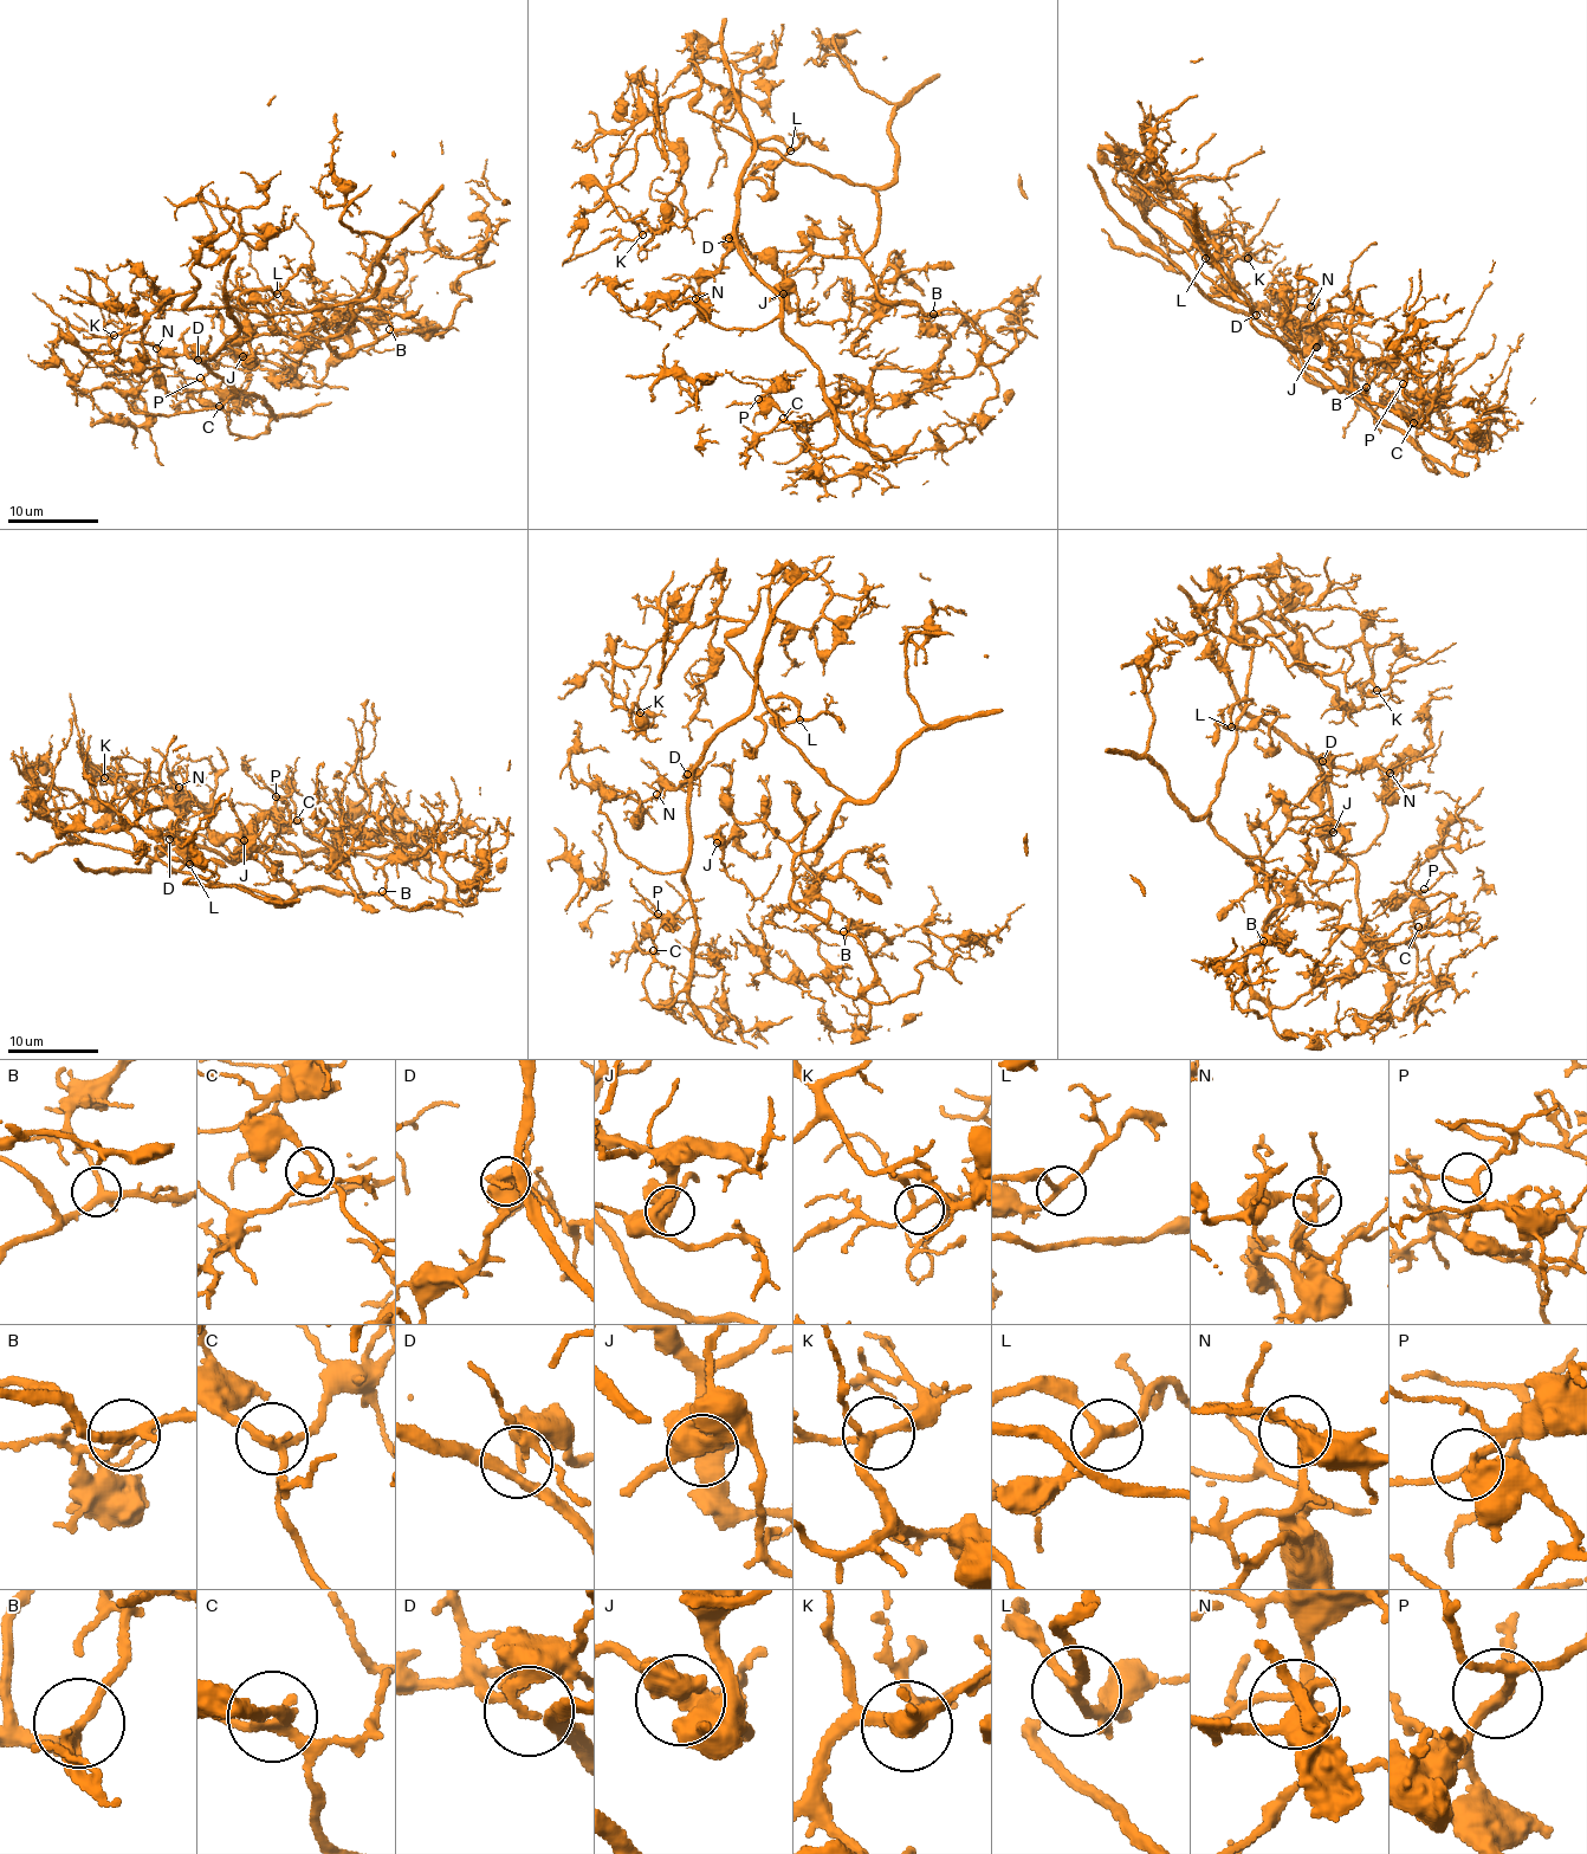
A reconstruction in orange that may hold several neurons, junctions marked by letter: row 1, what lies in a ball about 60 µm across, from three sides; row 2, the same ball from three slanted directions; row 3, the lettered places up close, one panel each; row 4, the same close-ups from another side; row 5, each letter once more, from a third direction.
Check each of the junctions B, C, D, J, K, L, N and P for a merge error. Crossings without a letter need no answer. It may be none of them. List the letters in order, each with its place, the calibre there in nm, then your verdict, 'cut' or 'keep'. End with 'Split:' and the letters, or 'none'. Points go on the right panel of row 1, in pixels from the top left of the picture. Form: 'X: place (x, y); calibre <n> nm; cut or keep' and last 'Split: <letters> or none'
B: place (1366, 387); calibre 240 nm; keep
C: place (1413, 422); calibre 200 nm; keep
D: place (1256, 315); calibre 160 nm; keep
J: place (1316, 347); calibre 480 nm; keep
K: place (1248, 258); calibre 200 nm; keep
L: place (1205, 258); calibre 200 nm; keep
N: place (1310, 307); calibre 200 nm; keep
P: place (1403, 383); calibre 200 nm; keep
Split: none

